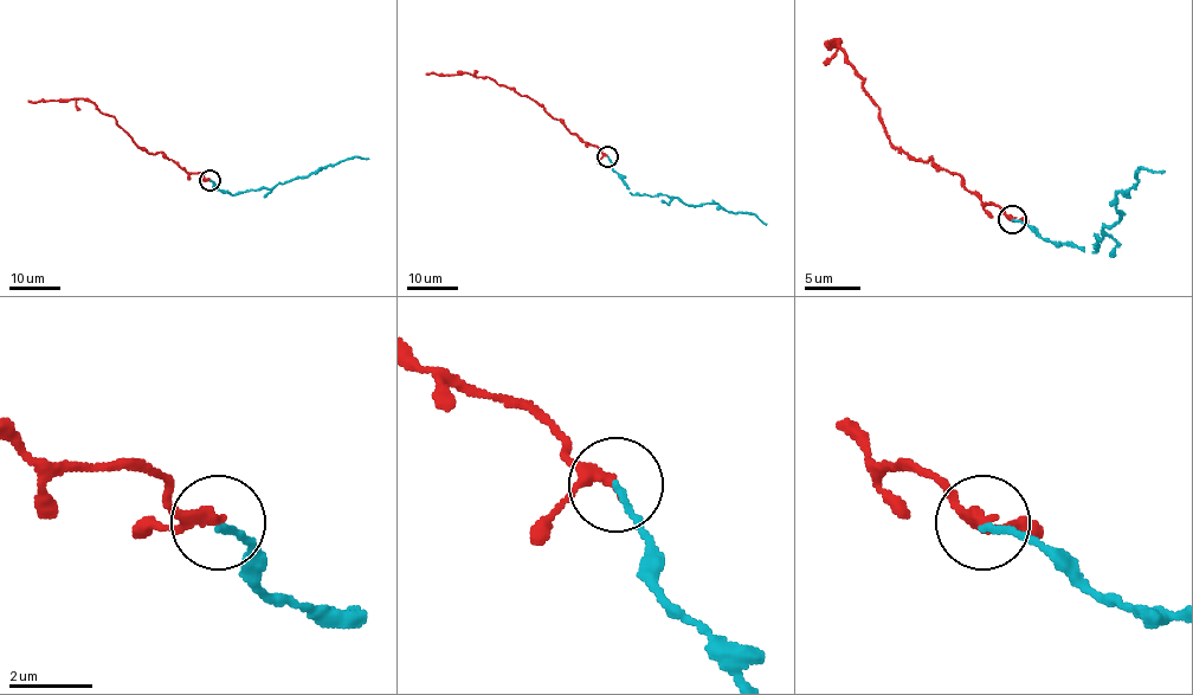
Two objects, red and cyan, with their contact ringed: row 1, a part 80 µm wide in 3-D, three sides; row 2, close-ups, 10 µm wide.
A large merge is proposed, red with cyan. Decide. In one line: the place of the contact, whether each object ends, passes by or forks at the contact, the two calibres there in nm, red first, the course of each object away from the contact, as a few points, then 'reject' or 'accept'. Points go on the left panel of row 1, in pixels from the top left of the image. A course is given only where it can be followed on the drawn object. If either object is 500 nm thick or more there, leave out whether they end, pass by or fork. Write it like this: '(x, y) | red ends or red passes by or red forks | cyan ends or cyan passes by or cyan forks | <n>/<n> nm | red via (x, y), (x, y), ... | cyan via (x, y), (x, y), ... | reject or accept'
(210, 180) | red passes by | cyan ends | 220/150 nm | red via (210, 180), (198, 173), (185, 171), (161, 152), (141, 149), (114, 117), (91, 102), (83, 98), (27, 101) | cyan via (210, 180), (217, 190), (233, 194), (272, 190), (330, 165), (356, 158), (369, 159) | accept

